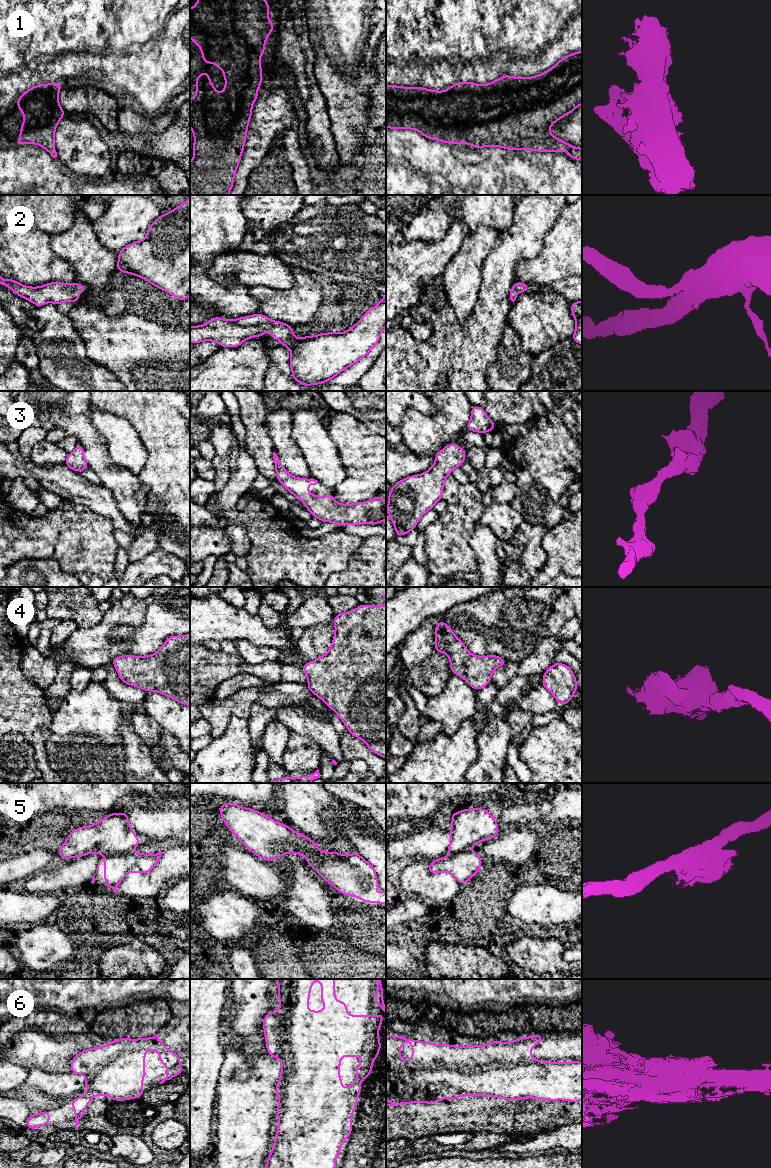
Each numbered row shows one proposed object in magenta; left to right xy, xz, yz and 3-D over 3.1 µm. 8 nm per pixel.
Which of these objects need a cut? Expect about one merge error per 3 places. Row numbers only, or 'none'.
5

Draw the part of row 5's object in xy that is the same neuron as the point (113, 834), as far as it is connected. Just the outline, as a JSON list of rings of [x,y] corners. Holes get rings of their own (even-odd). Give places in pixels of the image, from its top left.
[[[126,811],[107,814],[93,825],[69,832],[66,842],[58,849],[58,855],[63,859],[90,853],[113,855],[130,852],[140,844],[141,840],[132,831]]]

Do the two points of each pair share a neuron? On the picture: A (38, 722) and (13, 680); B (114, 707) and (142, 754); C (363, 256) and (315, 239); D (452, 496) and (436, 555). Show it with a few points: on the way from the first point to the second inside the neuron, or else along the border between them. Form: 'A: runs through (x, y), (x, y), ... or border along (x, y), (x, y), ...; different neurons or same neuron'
A: runs through (28, 712), (13, 697), (13, 690); same neuron
B: border along (126, 707), (119, 728), (122, 745); different neurons
C: runs through (351, 246), (327, 240); same neuron
D: border along (461, 485), (459, 500), (456, 503), (449, 504); different neurons

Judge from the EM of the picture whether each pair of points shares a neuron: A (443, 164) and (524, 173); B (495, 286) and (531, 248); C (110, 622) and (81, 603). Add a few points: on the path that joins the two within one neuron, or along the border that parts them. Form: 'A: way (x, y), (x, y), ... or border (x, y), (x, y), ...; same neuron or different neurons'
A: way (463, 173), (504, 173); same neuron
B: way (498, 274), (519, 251); same neuron
C: border (103, 614), (96, 624), (80, 627); different neurons

